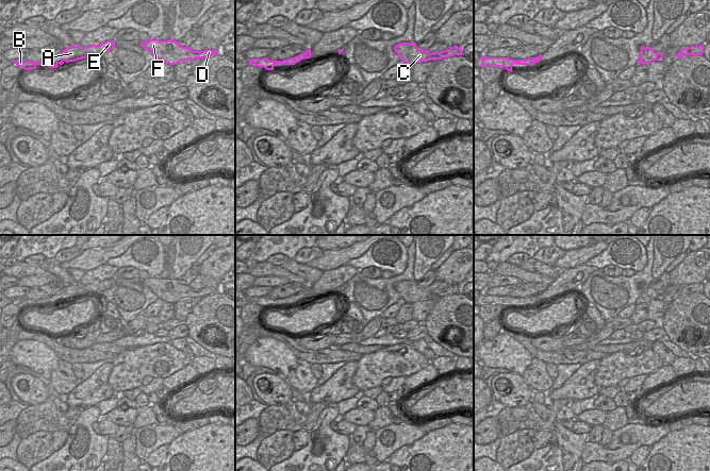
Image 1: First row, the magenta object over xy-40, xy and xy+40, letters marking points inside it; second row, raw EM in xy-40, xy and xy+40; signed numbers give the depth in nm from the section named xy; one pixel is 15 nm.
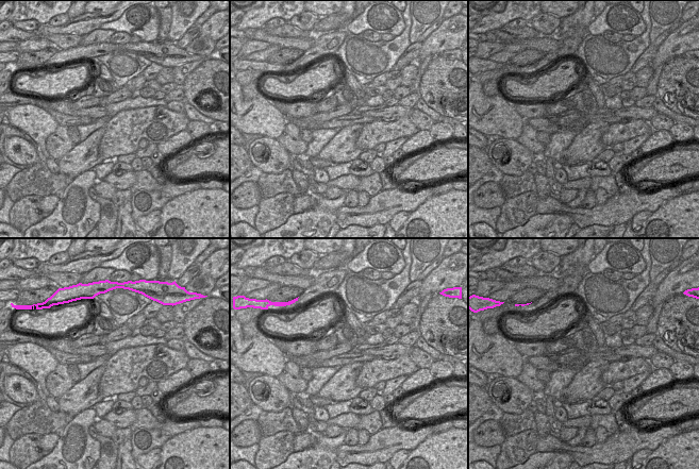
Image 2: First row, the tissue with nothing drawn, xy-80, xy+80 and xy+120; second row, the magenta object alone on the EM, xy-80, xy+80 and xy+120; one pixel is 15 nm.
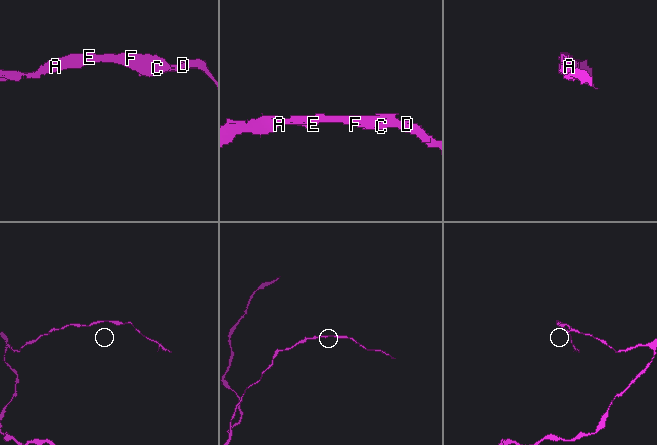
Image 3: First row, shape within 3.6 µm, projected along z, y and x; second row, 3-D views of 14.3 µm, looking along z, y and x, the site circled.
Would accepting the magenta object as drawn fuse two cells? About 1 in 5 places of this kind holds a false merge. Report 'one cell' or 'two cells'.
one cell

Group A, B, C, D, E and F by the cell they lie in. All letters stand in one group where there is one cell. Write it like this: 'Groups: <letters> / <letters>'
Groups: A B C D E F

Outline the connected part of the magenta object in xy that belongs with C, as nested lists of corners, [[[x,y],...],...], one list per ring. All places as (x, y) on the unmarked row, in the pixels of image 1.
[[[414,280],[398,282],[394,285],[394,288],[403,301],[411,304],[419,300],[442,298],[455,293],[463,293],[462,285],[455,284],[441,290],[430,291],[429,287],[419,288]]]

